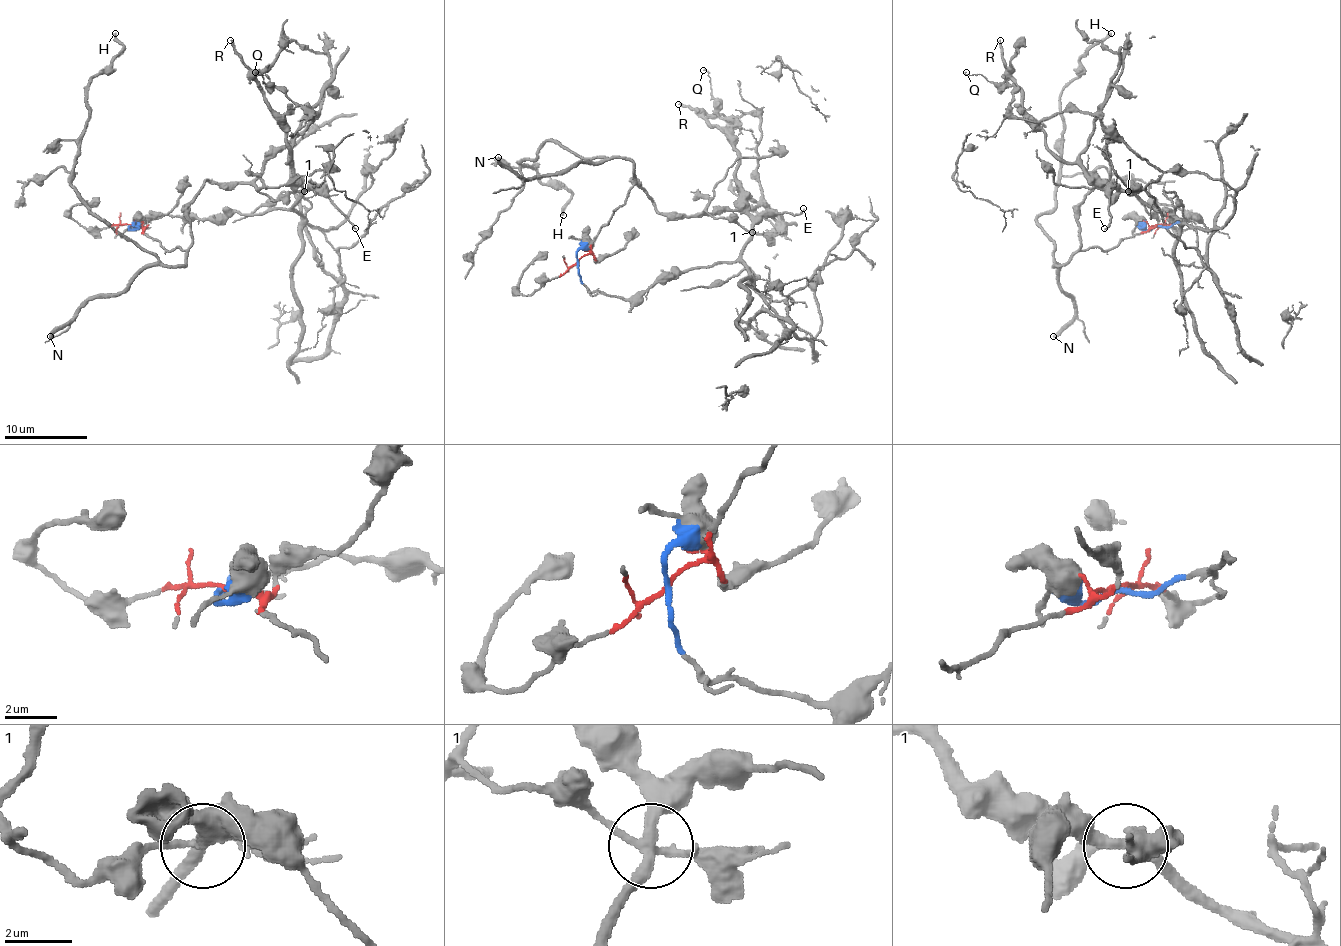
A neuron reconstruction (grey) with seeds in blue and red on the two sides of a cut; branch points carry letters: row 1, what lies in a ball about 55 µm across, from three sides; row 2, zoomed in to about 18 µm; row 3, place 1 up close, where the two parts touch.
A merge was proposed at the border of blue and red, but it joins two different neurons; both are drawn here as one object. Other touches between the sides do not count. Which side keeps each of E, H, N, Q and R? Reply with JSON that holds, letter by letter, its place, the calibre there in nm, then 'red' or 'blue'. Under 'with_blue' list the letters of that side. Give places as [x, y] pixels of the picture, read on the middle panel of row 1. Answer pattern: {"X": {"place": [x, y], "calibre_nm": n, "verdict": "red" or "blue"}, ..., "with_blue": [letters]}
{"E": {"place": [803, 208], "calibre_nm": 160, "verdict": "blue"}, "H": {"place": [563, 215], "calibre_nm": 280, "verdict": "red"}, "N": {"place": [498, 157], "calibre_nm": 320, "verdict": "red"}, "Q": {"place": [703, 70], "calibre_nm": 110, "verdict": "red"}, "R": {"place": [678, 104], "calibre_nm": 200, "verdict": "blue"}, "with_blue": ["E", "R"]}

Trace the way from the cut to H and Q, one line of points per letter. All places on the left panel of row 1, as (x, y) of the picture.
H: (130, 225), (186, 262), (163, 266), (72, 183), (89, 82), (122, 49), (116, 32)
Q: (130, 225), (186, 249), (188, 204), (207, 181), (252, 181), (308, 111), (312, 121), (254, 71)

